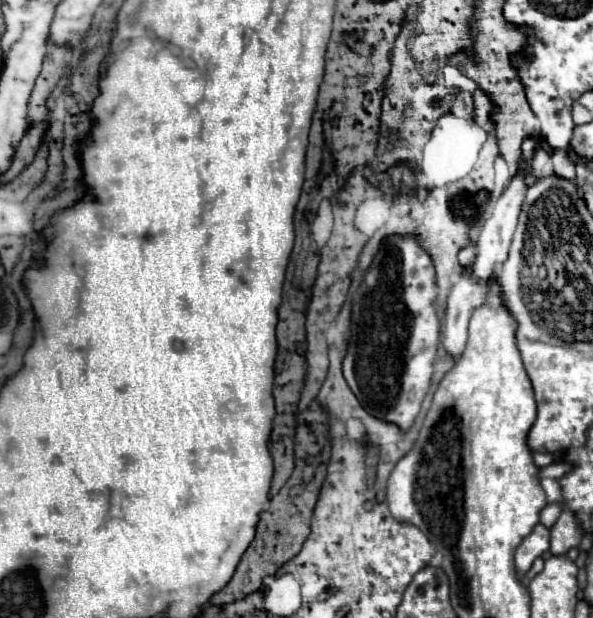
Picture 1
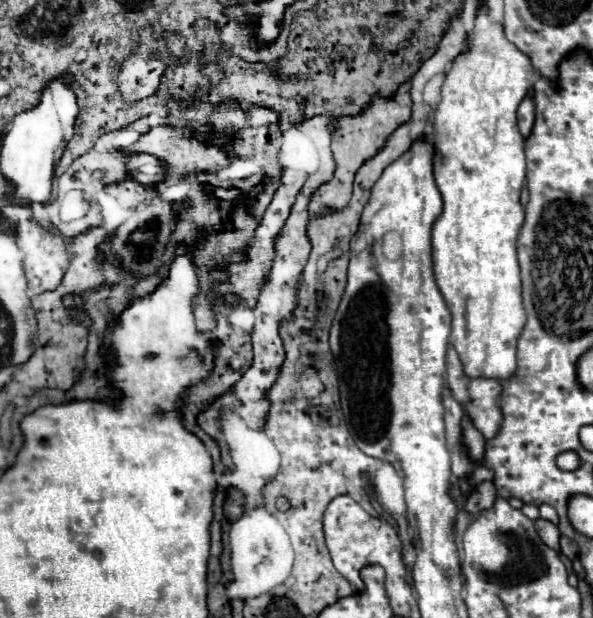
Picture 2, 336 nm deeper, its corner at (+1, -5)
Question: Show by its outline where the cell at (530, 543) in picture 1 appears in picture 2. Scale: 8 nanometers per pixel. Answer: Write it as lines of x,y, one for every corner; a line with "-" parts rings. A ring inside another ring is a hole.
535,520
535,530
539,534
539,538
553,550
559,550
559,528
555,524
551,524
549,520

